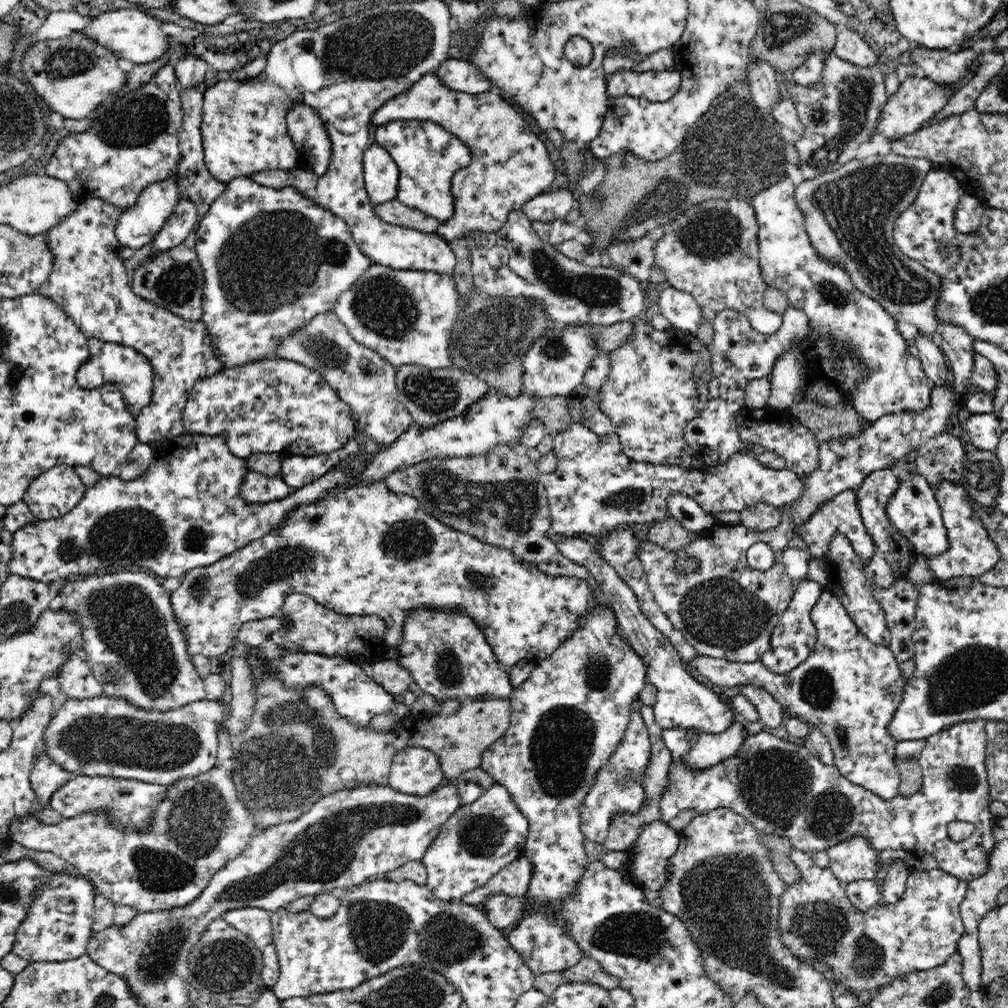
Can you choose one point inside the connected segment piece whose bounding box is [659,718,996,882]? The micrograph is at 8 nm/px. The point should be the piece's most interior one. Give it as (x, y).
(782, 788)

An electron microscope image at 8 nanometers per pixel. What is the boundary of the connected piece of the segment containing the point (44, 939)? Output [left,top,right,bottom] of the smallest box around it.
[12,872,95,962]

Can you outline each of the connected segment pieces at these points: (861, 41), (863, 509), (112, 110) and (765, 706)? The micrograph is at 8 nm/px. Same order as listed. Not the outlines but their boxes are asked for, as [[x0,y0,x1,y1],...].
[[833,27,878,67],[856,469,917,588],[45,64,184,210],[741,683,784,728]]

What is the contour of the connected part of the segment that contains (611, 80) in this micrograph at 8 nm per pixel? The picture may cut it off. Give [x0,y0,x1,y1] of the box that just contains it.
[606,68,682,102]

